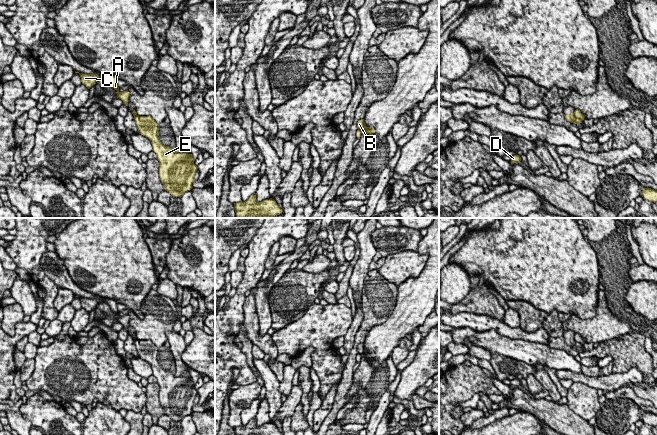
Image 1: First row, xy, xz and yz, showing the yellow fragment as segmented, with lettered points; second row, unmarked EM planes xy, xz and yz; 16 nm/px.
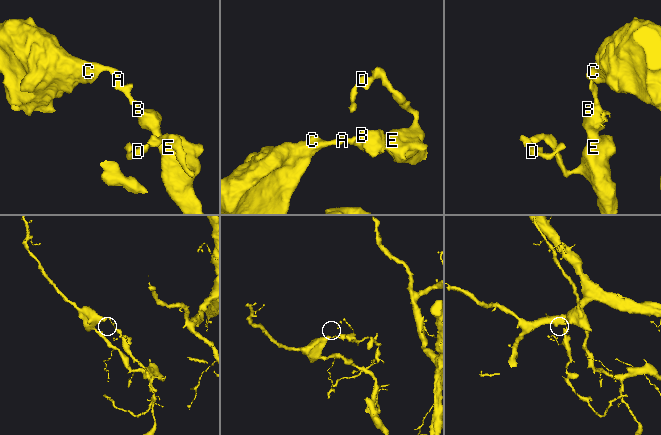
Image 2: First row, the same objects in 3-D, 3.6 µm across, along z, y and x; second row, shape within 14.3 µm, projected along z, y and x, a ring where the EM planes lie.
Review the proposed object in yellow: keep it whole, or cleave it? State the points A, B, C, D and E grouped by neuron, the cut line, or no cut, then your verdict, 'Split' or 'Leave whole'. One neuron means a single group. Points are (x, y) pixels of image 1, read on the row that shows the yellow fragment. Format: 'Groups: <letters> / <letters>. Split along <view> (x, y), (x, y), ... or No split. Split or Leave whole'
Groups: A C / B D E. Split along yz (573, 113), (582, 120). Split

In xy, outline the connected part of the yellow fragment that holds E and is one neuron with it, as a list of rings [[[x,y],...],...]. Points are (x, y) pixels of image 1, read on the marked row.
[[[151,116],[134,117],[138,133],[149,138],[152,150],[159,161],[159,176],[164,190],[173,197],[182,197],[190,191],[198,167],[192,154],[176,153],[169,146],[164,146],[158,138],[159,125]]]

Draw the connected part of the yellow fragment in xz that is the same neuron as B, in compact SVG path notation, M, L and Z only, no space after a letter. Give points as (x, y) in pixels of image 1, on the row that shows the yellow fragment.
M364 119L357 122L357 128L361 131L361 133L367 133L369 135L373 135L375 133L375 129L373 127L365 126Z

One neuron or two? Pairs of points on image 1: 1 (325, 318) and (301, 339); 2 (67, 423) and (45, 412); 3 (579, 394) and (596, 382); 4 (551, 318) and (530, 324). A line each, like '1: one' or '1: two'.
1: one
2: one
3: two
4: one

